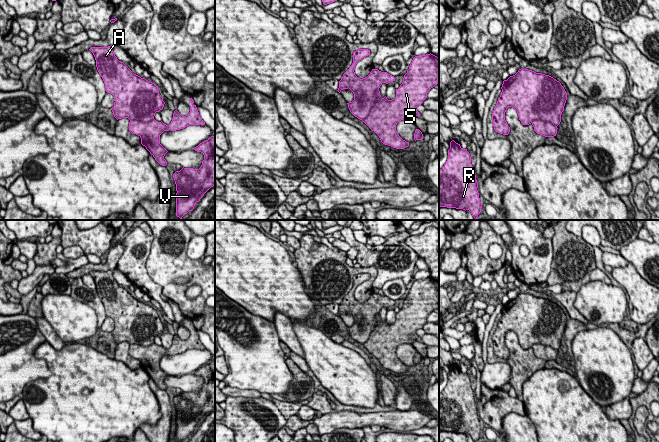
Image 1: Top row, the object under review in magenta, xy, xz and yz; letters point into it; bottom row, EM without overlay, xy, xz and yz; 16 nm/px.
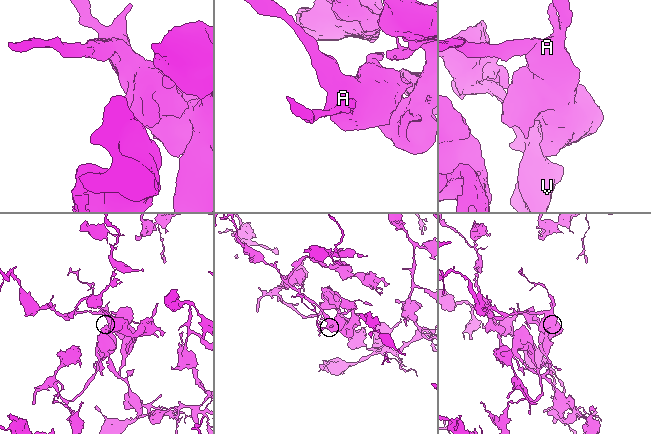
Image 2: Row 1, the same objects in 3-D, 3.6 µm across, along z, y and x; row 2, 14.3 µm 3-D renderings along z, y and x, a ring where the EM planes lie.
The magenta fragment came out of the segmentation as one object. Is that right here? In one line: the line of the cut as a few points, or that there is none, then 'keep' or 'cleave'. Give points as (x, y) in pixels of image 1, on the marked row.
no cut | keep

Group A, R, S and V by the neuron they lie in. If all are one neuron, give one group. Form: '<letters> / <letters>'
A R S V

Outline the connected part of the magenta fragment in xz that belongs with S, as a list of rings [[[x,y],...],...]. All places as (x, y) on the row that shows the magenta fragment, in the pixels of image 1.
[[[358,49],[353,52],[353,63],[349,69],[343,74],[339,81],[338,92],[343,89],[350,89],[354,94],[354,100],[347,103],[350,112],[362,120],[372,131],[374,131],[385,145],[396,149],[404,149],[409,146],[409,142],[403,140],[396,131],[396,125],[401,120],[413,120],[419,116],[416,107],[421,105],[427,98],[428,91],[435,85],[439,84],[439,58],[433,54],[415,56],[404,75],[403,82],[398,89],[396,89],[396,97],[388,100],[385,96],[381,97],[379,88],[383,83],[390,83],[395,81],[395,77],[387,72],[381,72],[378,69],[372,69],[370,74],[360,79],[355,75],[354,69],[356,64],[370,55],[368,49]]]

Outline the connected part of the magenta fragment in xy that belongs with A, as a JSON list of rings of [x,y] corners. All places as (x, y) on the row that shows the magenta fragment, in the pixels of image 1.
[[[113,46],[91,47],[89,50],[95,57],[106,92],[114,96],[115,102],[111,108],[114,117],[117,120],[128,118],[129,131],[141,138],[141,144],[160,165],[166,166],[164,156],[168,151],[160,144],[160,135],[170,129],[176,131],[189,125],[205,125],[196,105],[190,107],[186,116],[175,110],[169,125],[156,121],[155,113],[162,110],[165,104],[158,86],[134,74],[119,61],[113,52]]]

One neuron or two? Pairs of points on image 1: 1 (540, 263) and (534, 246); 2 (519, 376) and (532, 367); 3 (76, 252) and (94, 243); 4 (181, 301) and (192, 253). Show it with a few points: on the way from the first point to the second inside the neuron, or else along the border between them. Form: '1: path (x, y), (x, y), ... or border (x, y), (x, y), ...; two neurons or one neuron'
1: path (539, 259), (538, 250); one neuron
2: path (522, 373), (529, 370); one neuron
3: border (64, 247), (77, 245), (84, 253); two neurons
4: border (193, 235), (188, 244), (186, 254), (196, 260); two neurons

